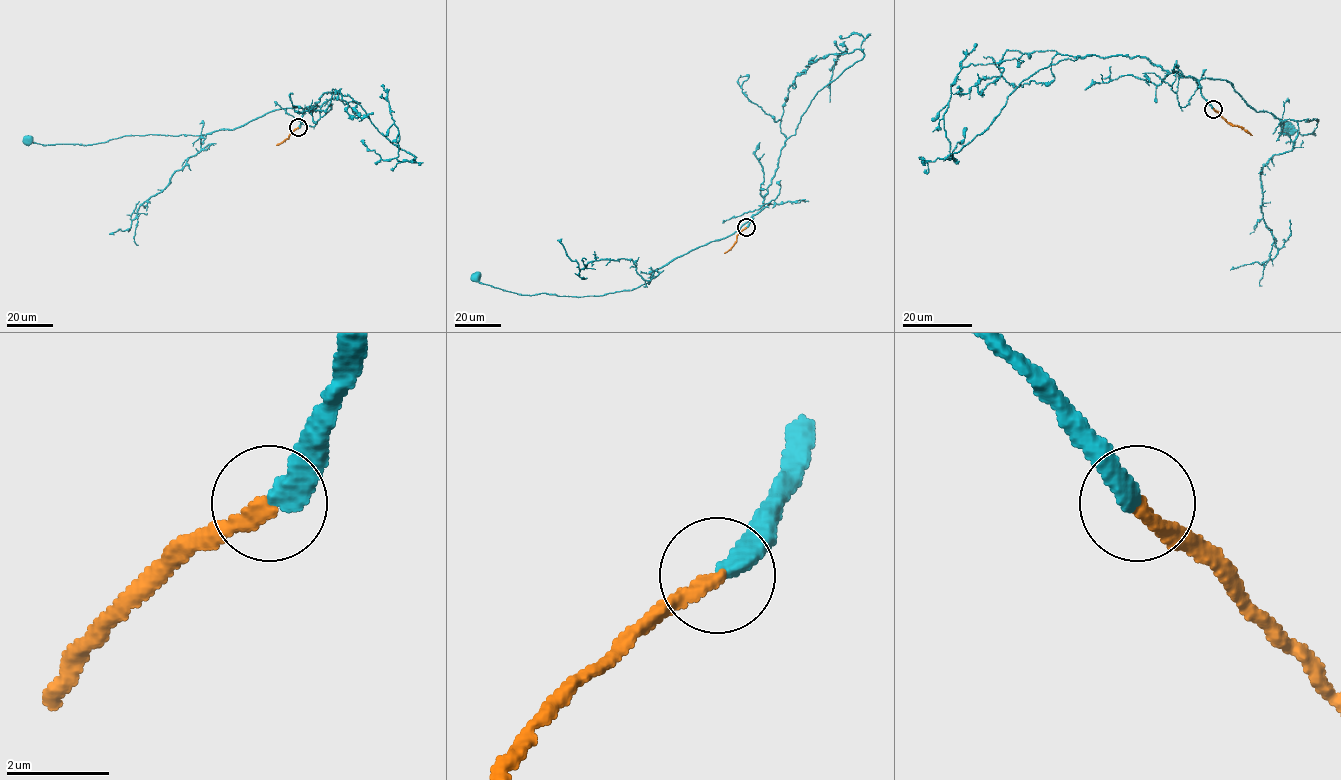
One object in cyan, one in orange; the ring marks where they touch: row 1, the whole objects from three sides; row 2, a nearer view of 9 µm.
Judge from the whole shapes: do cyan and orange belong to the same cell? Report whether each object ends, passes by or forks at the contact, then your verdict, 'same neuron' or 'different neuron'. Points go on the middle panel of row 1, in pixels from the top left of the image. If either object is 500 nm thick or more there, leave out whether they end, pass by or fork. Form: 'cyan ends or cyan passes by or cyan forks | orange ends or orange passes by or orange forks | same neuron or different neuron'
cyan ends | orange ends | same neuron

